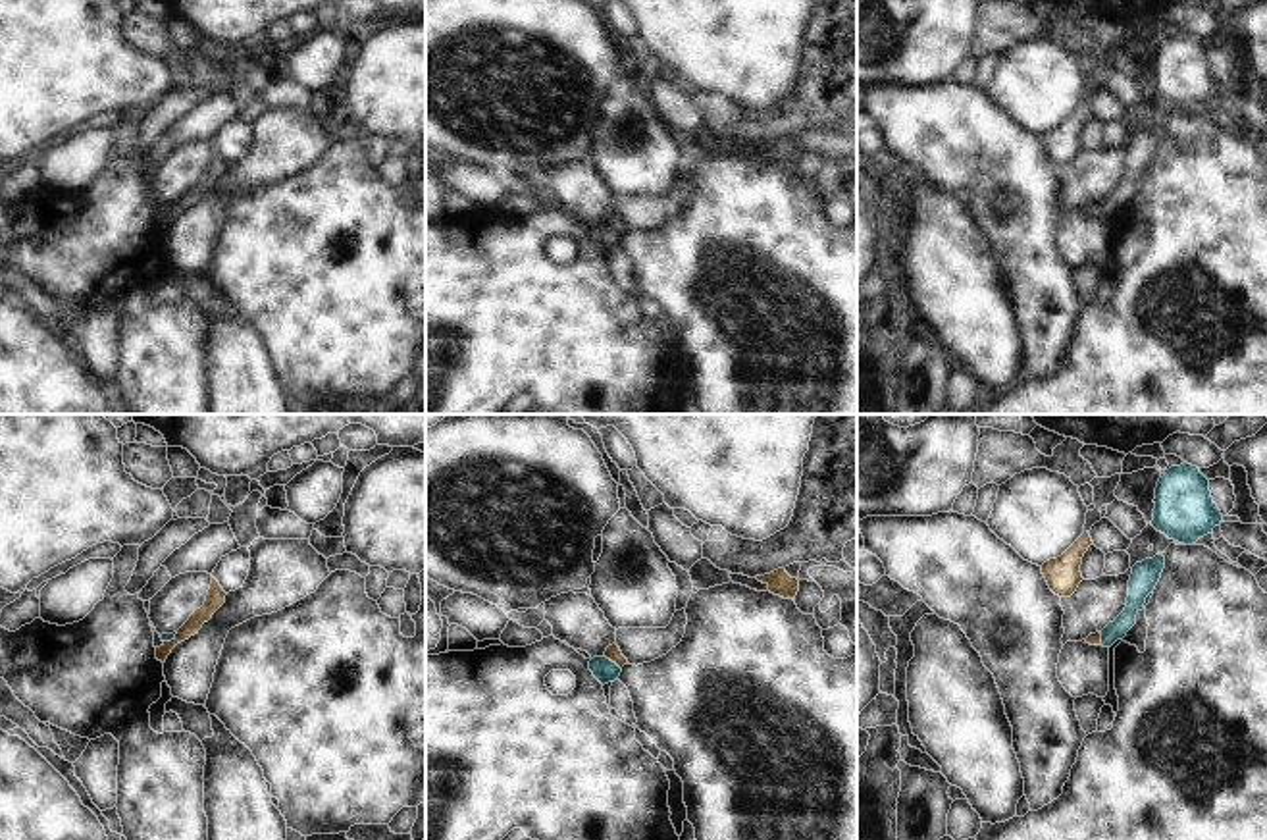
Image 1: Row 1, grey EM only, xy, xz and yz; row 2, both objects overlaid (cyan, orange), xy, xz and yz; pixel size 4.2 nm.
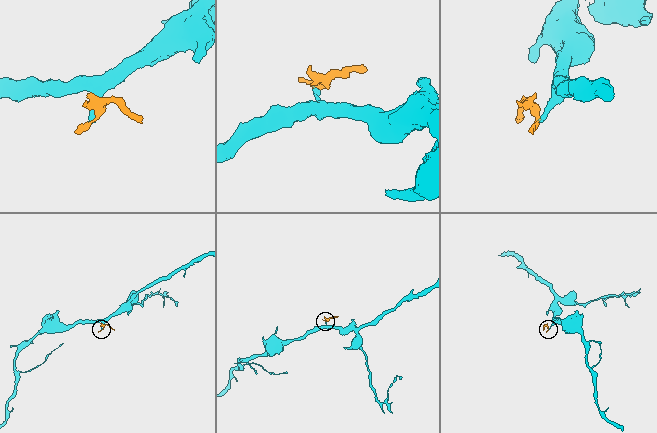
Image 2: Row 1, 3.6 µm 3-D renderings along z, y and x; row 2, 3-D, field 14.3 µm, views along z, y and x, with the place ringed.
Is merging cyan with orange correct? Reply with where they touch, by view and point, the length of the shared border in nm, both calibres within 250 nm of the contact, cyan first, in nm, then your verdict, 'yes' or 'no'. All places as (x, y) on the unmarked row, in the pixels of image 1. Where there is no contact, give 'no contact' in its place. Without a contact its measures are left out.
contact xz (611, 230); length 90 nm; calibres 100 and 70 nm; no

